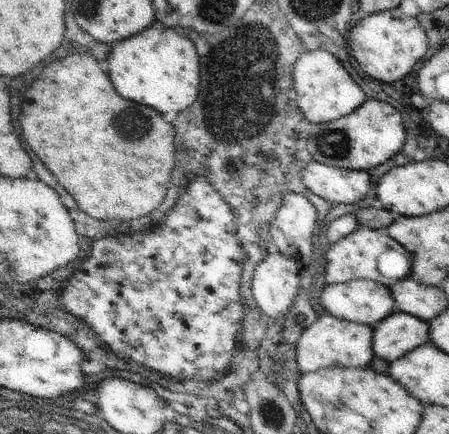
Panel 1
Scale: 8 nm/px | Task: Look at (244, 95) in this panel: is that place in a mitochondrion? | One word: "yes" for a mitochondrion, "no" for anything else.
yes

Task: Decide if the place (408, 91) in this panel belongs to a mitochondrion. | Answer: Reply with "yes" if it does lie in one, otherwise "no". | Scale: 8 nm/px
no

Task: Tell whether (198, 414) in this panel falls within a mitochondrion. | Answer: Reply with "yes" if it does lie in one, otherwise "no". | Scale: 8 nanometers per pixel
yes

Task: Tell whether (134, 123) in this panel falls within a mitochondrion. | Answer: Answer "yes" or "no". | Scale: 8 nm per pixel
yes

